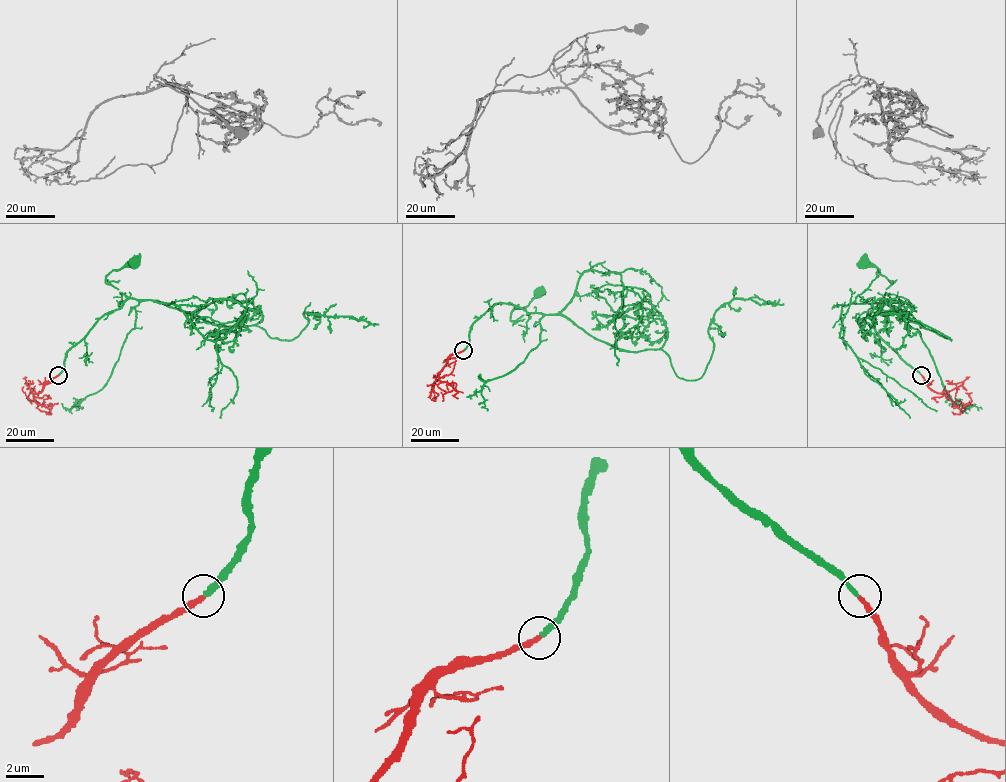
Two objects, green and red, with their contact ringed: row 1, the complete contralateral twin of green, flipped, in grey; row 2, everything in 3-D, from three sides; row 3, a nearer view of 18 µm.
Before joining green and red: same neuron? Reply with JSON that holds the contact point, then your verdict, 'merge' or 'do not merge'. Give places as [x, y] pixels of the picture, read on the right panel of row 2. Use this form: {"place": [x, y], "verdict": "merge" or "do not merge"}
{"place": [921, 375], "verdict": "merge"}

